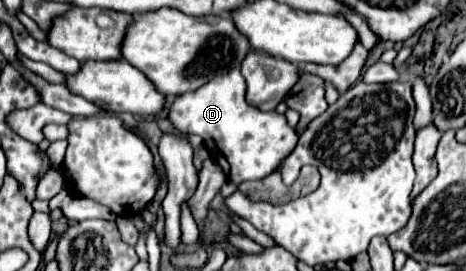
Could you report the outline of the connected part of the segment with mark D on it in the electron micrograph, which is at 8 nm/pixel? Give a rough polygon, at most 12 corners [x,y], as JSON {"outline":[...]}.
{"outline":[[240,69],[176,97],[176,129],[216,145],[234,185],[296,147],[286,117],[248,105]]}

